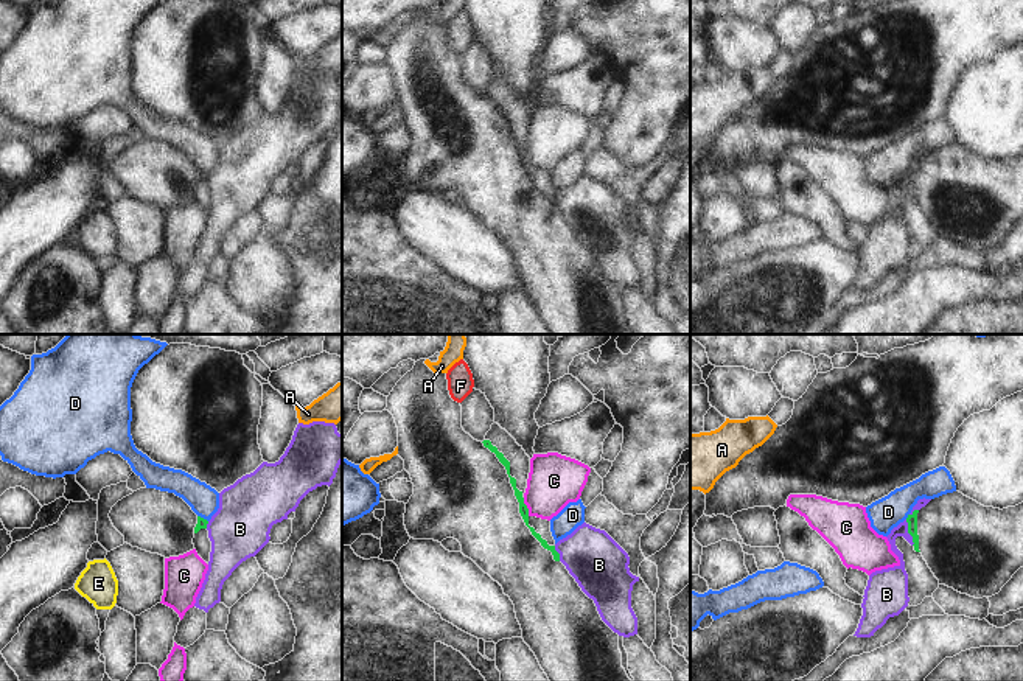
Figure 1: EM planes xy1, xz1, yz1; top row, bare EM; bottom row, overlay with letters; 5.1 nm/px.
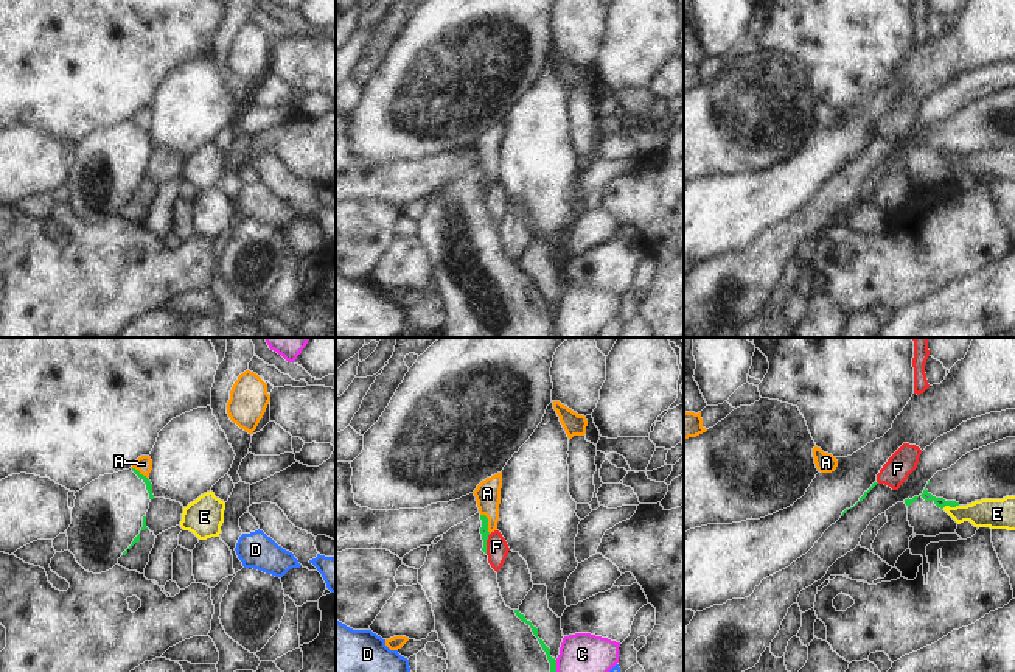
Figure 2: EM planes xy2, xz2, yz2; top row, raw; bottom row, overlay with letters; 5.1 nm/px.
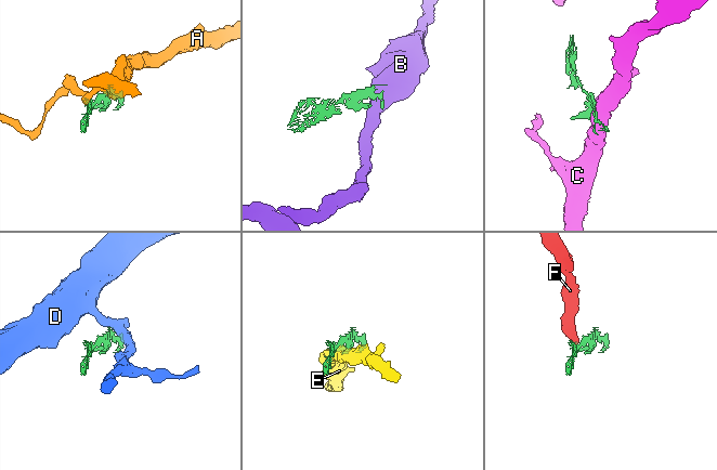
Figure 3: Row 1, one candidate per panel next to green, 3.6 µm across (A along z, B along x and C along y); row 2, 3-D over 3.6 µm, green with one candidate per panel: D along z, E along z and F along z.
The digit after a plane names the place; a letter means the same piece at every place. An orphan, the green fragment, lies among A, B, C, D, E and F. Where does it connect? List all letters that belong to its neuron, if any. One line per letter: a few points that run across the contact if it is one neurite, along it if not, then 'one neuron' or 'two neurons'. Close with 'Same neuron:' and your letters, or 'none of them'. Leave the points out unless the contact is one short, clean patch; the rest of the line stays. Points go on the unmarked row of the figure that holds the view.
A: xz2 (481, 165), (487, 170), (487, 181), (490, 184) | two neurons
B: yz1 (905, 171), (913, 196) | two neurons
C: xz1 (523, 150), (529, 167) | two neurons
D: yz1 (908, 165), (905, 170) | two neurons
E: two neurons
F: xz2 (484, 181), (485, 195), (496, 198) | one neuron
Same neuron: F

